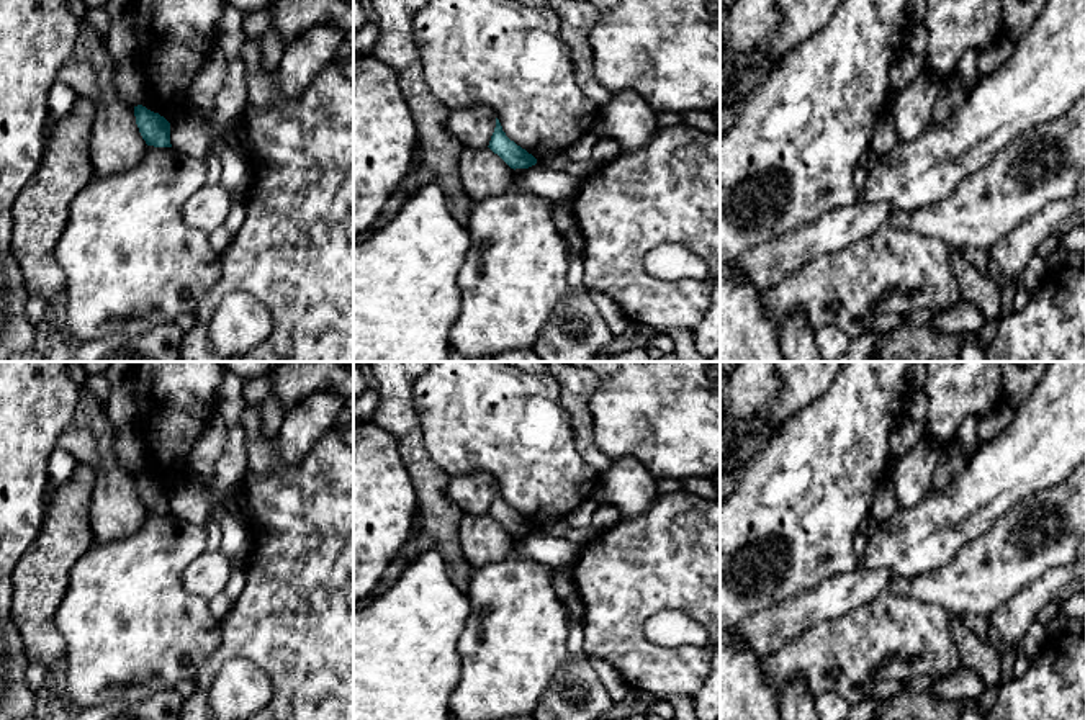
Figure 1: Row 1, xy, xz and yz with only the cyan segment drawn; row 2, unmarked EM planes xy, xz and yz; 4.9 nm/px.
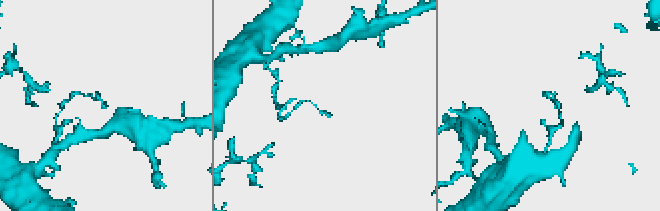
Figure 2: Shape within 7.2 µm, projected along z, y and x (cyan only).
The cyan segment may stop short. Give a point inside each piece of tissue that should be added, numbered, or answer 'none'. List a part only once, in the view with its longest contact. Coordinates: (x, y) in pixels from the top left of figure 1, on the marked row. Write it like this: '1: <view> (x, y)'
none

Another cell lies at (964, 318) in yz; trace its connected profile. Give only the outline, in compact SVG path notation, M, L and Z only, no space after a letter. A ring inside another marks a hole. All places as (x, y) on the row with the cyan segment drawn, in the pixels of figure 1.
M961 299L951 309L934 316L933 327L943 334L964 337L975 334L987 322L982 311L966 299Z

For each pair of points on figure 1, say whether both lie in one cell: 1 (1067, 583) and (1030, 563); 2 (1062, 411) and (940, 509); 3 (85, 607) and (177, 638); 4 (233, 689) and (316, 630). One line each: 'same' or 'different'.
1: different
2: same
3: same
4: different

